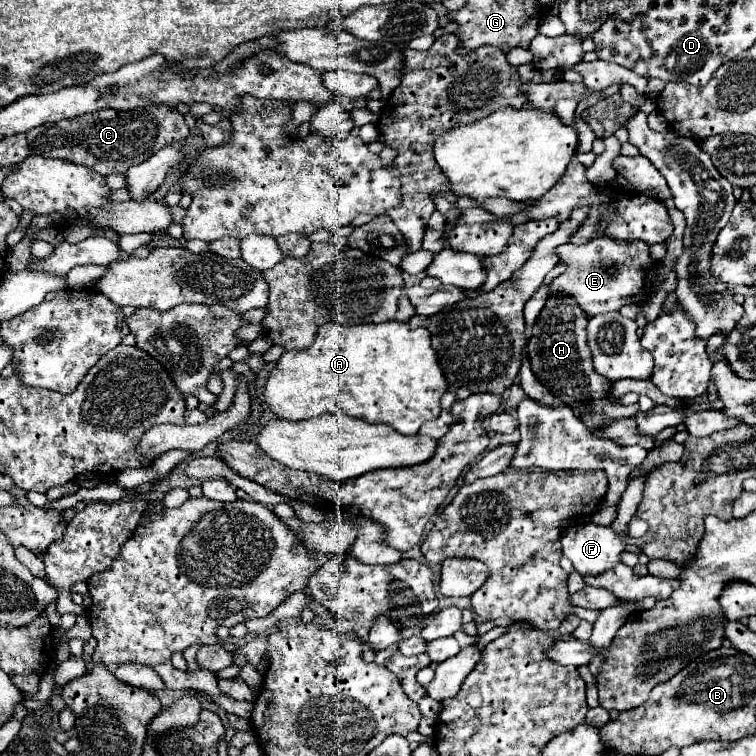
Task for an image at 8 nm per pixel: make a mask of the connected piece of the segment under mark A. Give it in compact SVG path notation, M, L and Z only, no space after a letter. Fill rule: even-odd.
M389 320L383 324L323 324L317 330L313 344L305 350L287 350L269 372L265 382L263 402L283 420L307 420L325 412L343 412L365 422L379 422L395 428L401 434L413 436L423 422L439 416L439 400L447 392L445 376L437 366L435 350L431 348L431 334L425 328L409 330L407 324Z

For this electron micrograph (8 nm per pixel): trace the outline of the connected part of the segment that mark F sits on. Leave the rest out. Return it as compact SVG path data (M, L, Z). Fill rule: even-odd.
M591 522L575 526L561 536L561 554L571 560L581 576L597 576L611 570L623 550L623 540L611 528Z

